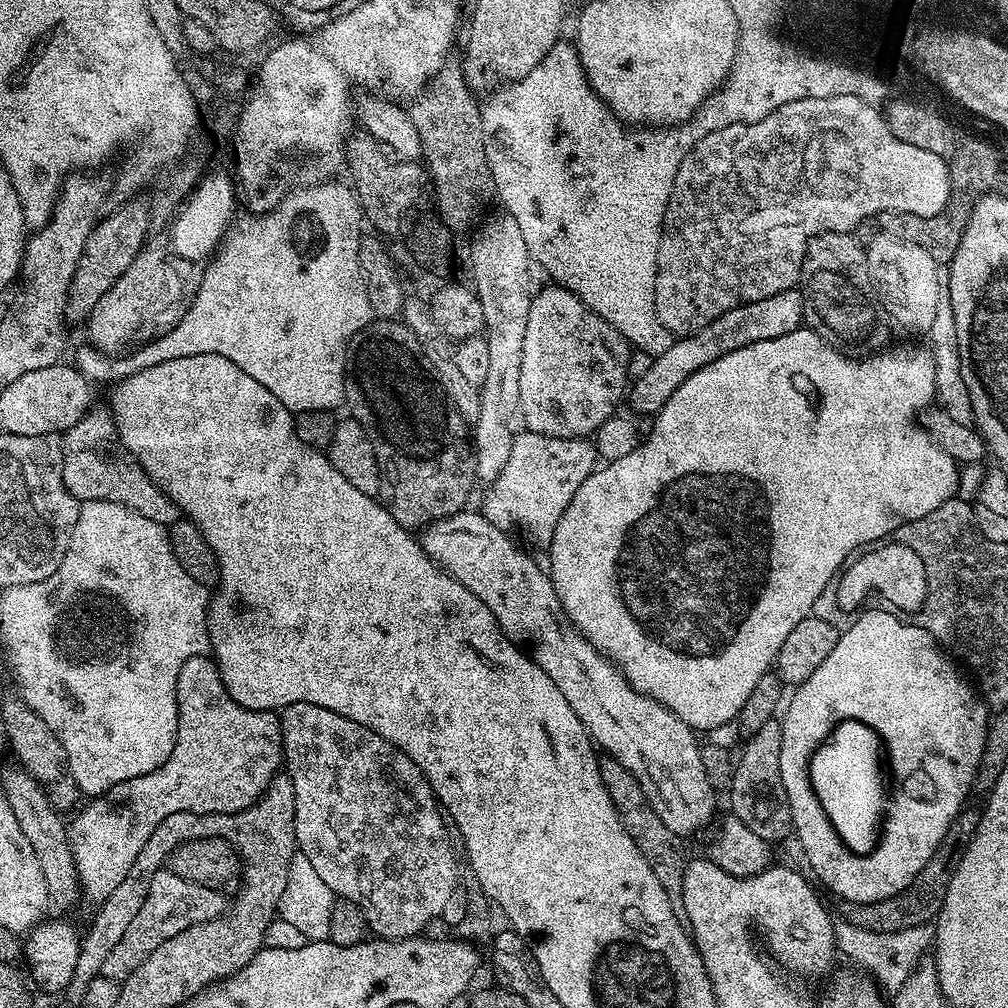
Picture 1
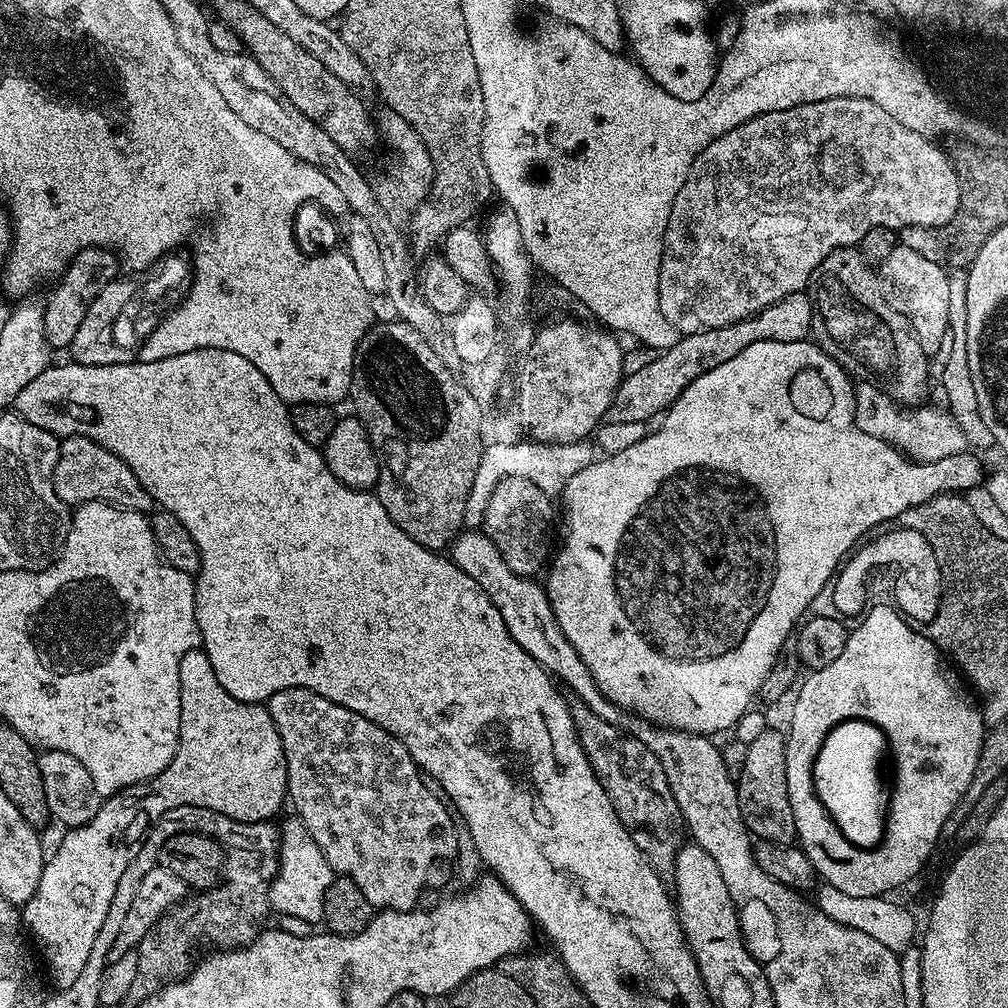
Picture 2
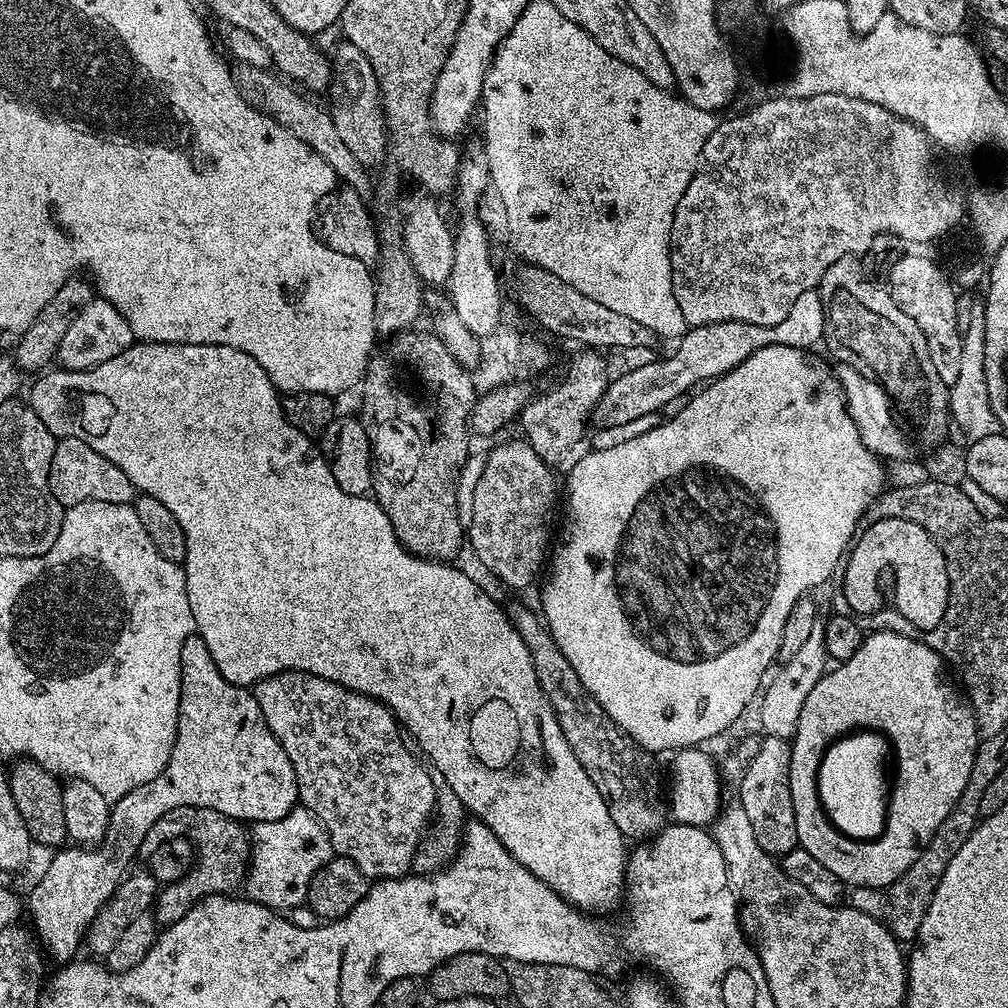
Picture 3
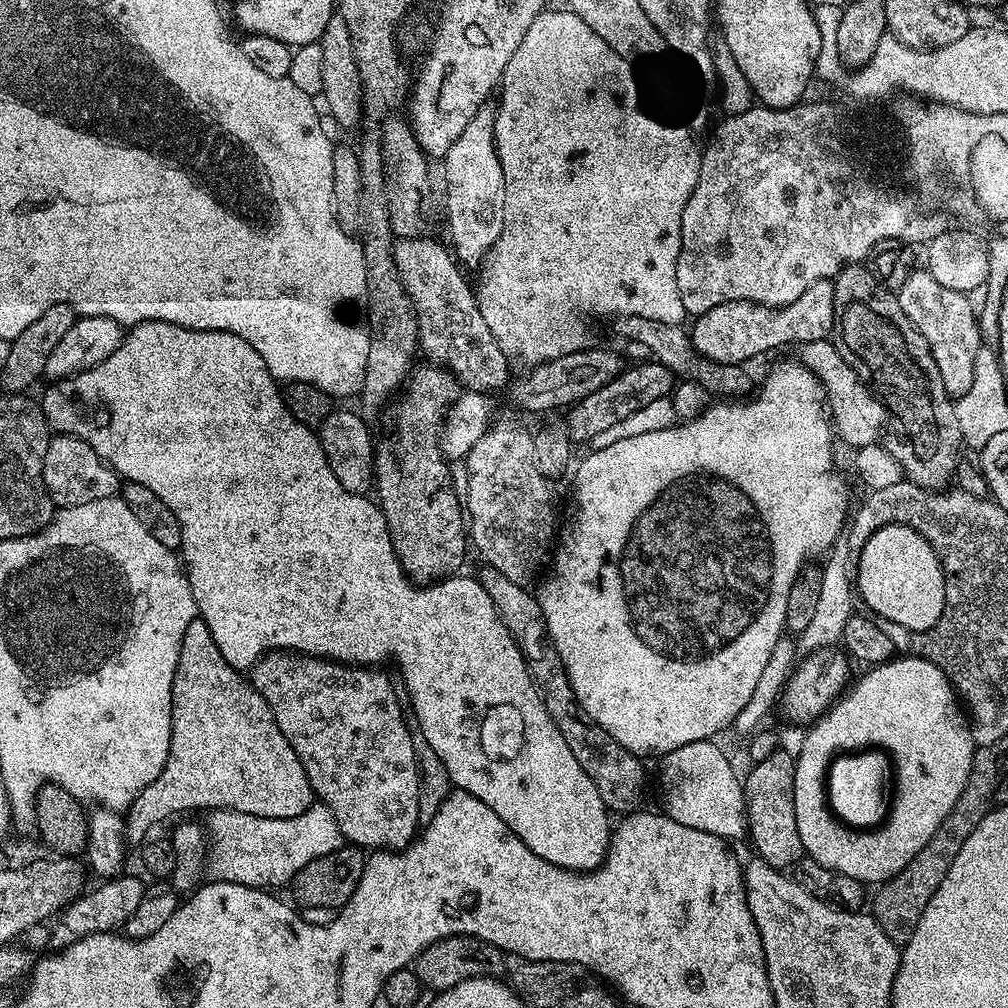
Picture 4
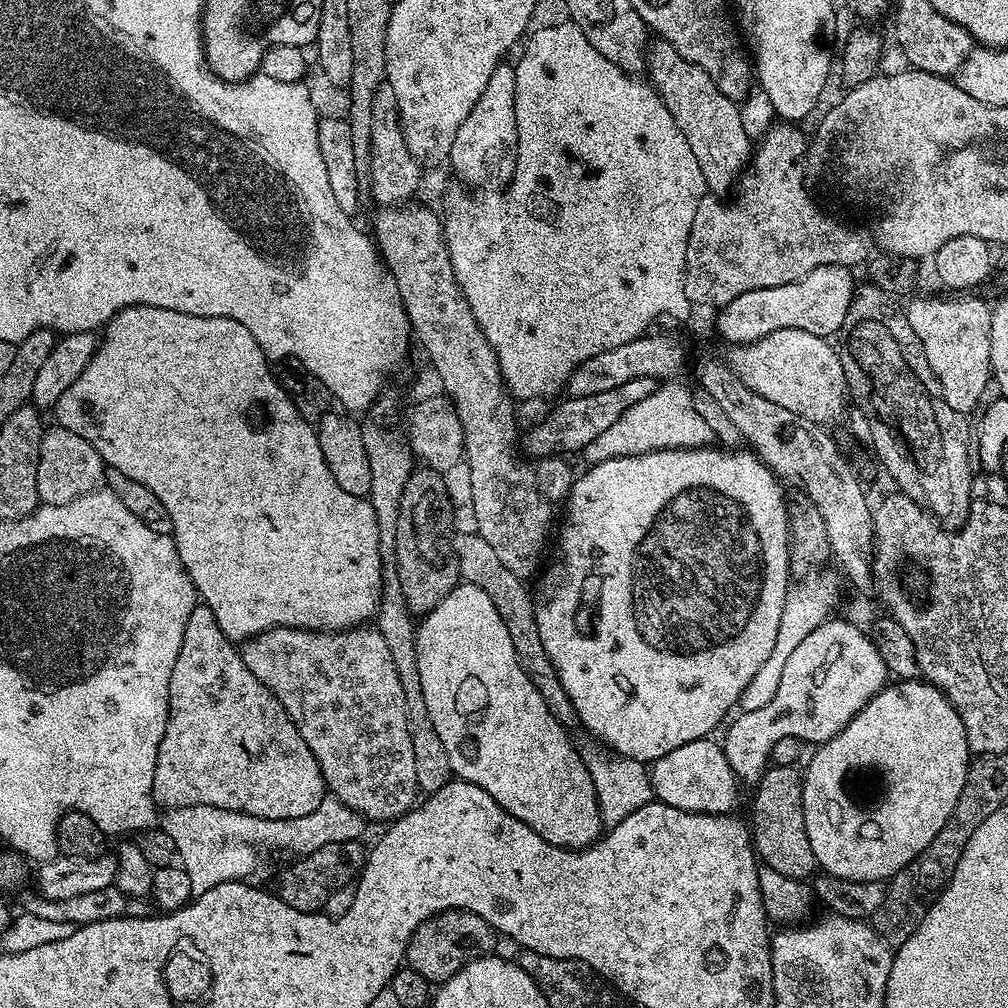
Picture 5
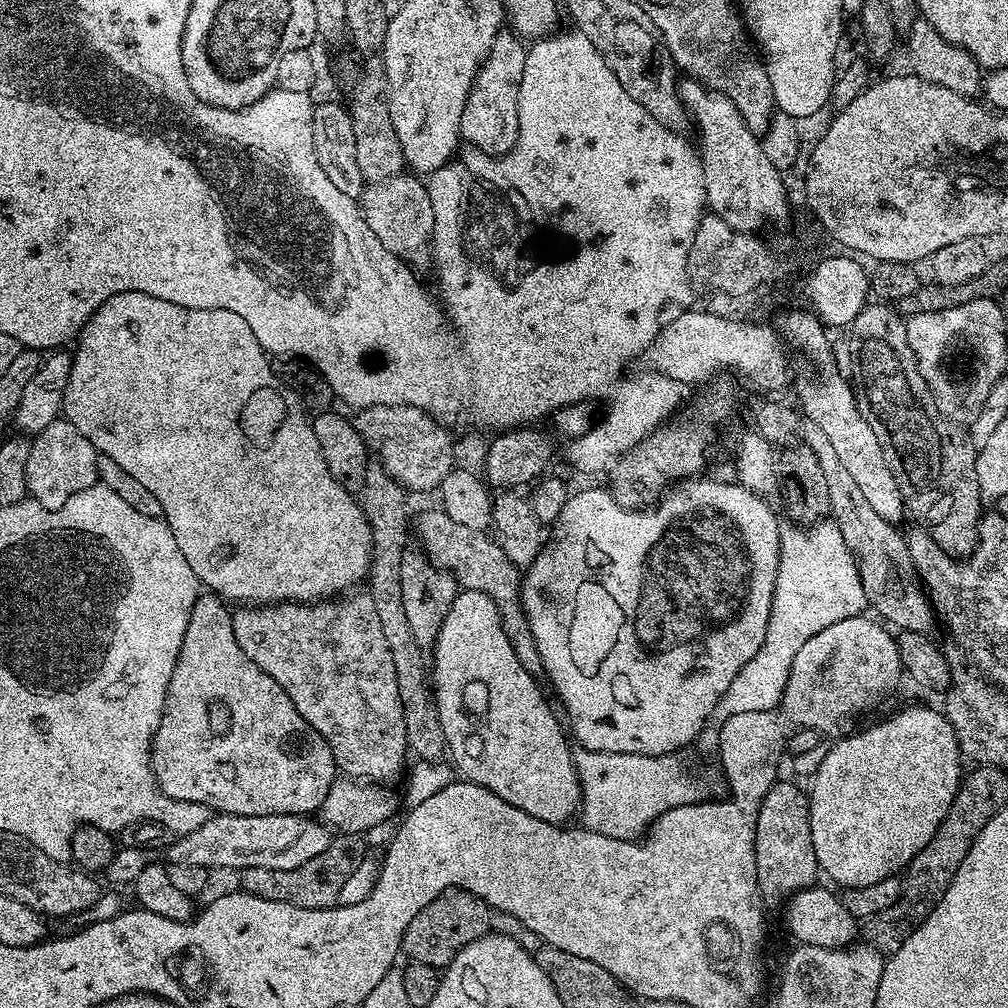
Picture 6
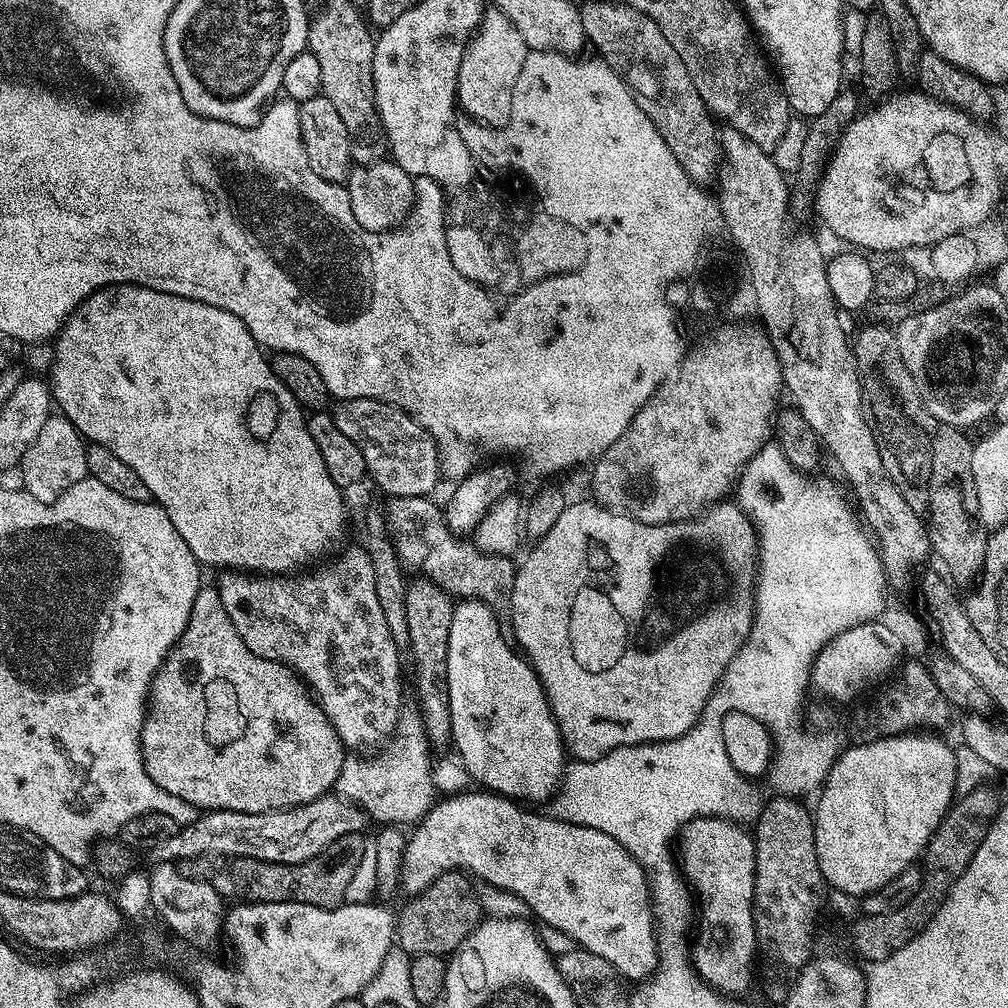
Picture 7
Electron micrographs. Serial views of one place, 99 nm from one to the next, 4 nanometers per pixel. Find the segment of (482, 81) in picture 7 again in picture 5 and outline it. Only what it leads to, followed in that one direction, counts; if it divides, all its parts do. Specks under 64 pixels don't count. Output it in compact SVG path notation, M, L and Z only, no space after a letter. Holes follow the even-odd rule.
M501 62L490 74L490 82L486 82L486 90L482 90L482 98L474 102L474 110L466 114L466 122L458 126L458 134L454 134L452 157L456 167L463 175L478 177L480 174L508 176L512 168L513 149L515 147L515 124L512 118L512 92L518 85L516 72Z

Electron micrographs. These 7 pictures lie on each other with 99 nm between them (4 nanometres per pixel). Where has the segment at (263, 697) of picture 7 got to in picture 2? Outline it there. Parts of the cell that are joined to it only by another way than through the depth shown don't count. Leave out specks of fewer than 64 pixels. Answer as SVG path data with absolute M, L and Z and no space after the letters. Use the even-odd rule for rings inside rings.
M203 647L195 648L186 654L182 654L182 662L178 666L178 682L180 683L180 741L171 762L166 766L166 770L162 770L154 778L142 781L141 784L132 784L128 788L123 788L120 792L115 792L114 795L107 797L101 803L98 814L94 814L94 818L90 818L90 822L86 822L77 828L67 829L63 833L65 836L61 838L60 845L56 848L56 853L53 856L51 853L44 861L42 878L38 878L38 890L34 890L32 897L22 906L22 924L24 920L25 926L40 939L40 952L44 955L45 962L48 963L48 972L52 975L52 980L56 983L55 987L57 989L70 986L78 979L78 973L86 966L86 958L90 958L90 950L94 946L94 938L98 938L98 930L102 930L102 921L104 921L106 913L110 910L110 902L114 899L114 890L118 887L118 882L122 879L126 866L130 866L130 861L134 859L134 854L138 854L138 850L142 846L148 831L152 829L152 825L163 821L167 817L168 812L174 810L174 806L206 806L206 810L214 810L221 818L237 820L238 822L258 822L259 820L271 821L273 819L272 815L283 804L286 804L288 795L286 754L282 750L282 738L270 718L267 707L263 703L247 704L238 698L234 698L234 694L226 694L222 682L218 682L218 678L214 675L214 666L210 666L210 658L206 658Z

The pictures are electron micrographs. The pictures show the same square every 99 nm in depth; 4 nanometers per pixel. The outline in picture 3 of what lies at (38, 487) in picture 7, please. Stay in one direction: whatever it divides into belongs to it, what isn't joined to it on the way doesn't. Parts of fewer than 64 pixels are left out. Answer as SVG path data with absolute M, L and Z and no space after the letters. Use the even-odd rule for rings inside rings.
M66 436L57 439L54 458L50 458L50 494L58 498L58 502L65 508L78 506L78 502L114 502L115 504L133 503L137 495L135 486L98 450L86 446L82 438Z

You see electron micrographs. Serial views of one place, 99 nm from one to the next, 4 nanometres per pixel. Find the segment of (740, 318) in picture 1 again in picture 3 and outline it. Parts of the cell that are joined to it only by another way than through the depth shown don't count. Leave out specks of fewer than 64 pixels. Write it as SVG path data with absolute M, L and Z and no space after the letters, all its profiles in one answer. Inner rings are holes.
M813 290L798 297L798 302L790 306L786 318L776 324L751 324L742 320L723 320L713 324L689 327L688 333L680 340L673 356L658 358L638 369L621 371L621 376L609 379L602 398L594 406L590 417L596 428L617 428L626 426L634 418L646 414L663 413L663 408L671 400L679 398L683 392L691 393L697 386L724 376L734 366L746 362L750 354L766 346L790 346L811 349L811 344L819 345L824 339L824 314L826 300L819 291Z

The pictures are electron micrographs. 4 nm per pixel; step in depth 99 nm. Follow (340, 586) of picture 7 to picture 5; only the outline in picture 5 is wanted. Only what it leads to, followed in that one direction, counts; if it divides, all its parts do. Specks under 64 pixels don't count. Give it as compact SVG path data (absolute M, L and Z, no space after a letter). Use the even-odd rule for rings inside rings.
M361 626L359 628L346 628L338 632L312 632L309 628L271 628L265 632L259 632L256 636L249 636L243 641L240 648L242 662L282 702L286 714L298 726L306 746L316 756L318 766L324 775L324 783L327 791L331 795L340 799L343 804L350 806L350 810L363 816L365 821L384 820L391 822L400 816L405 816L408 809L413 807L418 800L418 789L414 778L414 746L410 746L410 730L406 726L406 698L402 694L402 682L398 682L398 666L394 666L394 657L390 655L390 650L386 646L386 638L375 626Z

